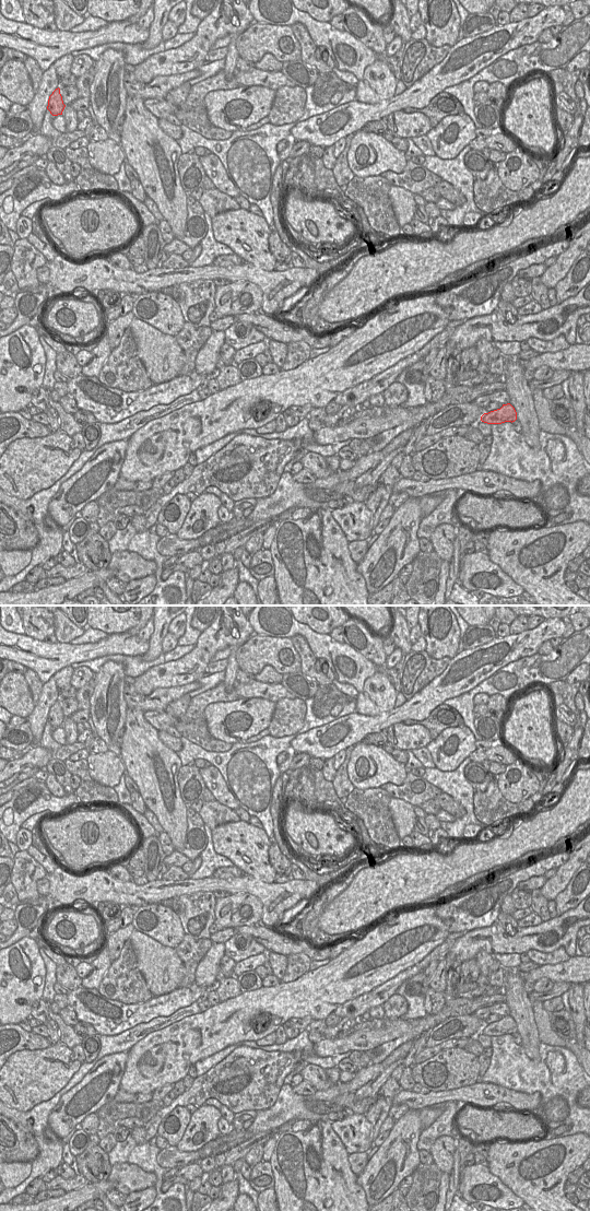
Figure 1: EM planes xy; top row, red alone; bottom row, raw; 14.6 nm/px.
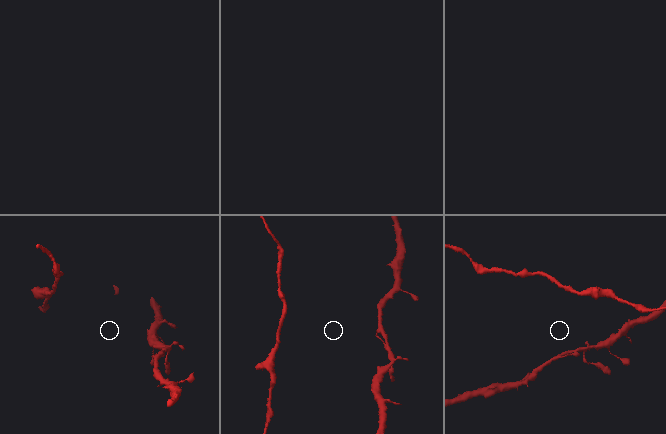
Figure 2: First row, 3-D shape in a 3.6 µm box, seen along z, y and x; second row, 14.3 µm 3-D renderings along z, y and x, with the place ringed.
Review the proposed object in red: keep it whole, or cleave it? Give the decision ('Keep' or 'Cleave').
Cleave.

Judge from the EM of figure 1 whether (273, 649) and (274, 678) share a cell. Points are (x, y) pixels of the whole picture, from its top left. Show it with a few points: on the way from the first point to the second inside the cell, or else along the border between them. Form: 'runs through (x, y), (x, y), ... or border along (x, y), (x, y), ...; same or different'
border along (282, 673), (271, 666), (264, 666), (255, 675); different

